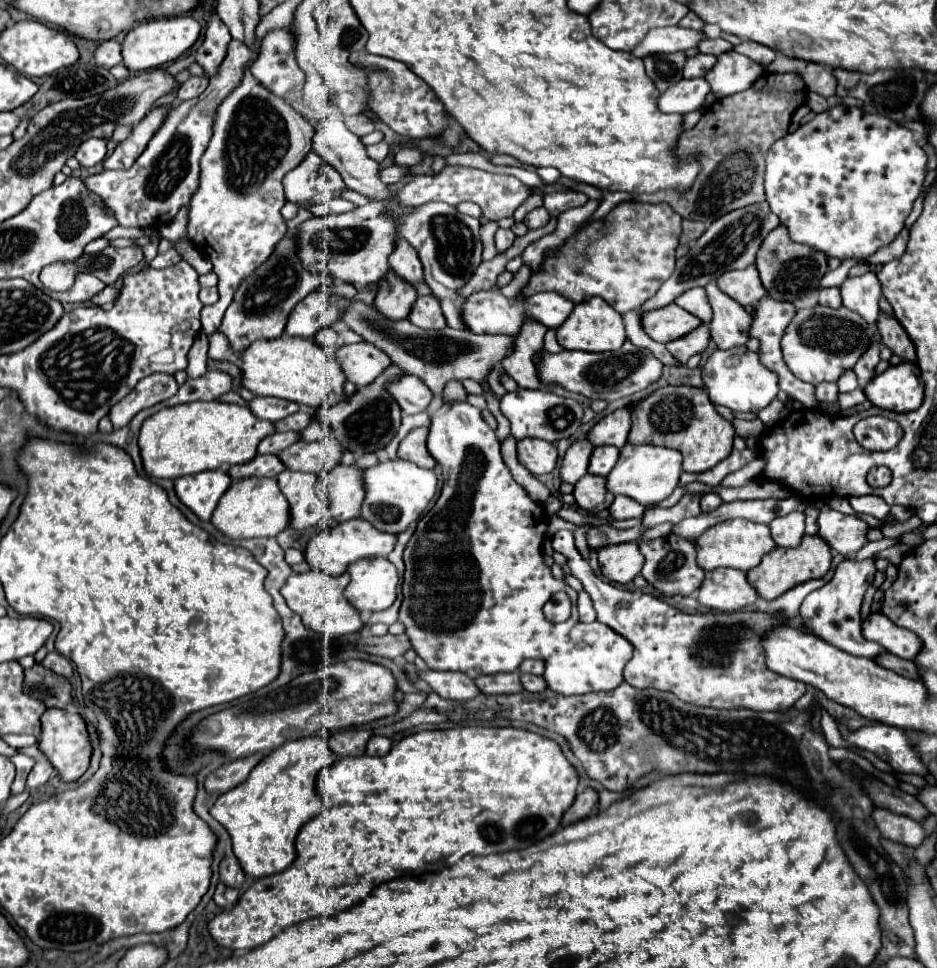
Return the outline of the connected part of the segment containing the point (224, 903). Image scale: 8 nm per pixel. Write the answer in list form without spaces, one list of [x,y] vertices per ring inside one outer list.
[[[218,884],[216,892],[214,892],[214,902],[222,908],[222,910],[230,910],[240,898],[240,890],[236,888],[228,888],[224,884]]]

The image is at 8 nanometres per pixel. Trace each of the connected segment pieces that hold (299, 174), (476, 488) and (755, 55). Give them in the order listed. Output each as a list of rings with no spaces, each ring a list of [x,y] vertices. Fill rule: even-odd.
[[[314,150],[296,166],[288,176],[284,176],[284,190],[286,190],[286,200],[296,202],[296,204],[306,204],[314,196],[314,182],[320,174],[320,168],[326,164],[320,154]]]
[[[468,402],[444,404],[432,416],[428,450],[444,472],[444,486],[440,498],[418,522],[404,550],[404,600],[398,620],[404,624],[412,648],[430,670],[462,672],[470,678],[516,672],[526,658],[546,660],[560,644],[570,640],[570,630],[578,624],[578,594],[566,582],[556,580],[552,570],[544,564],[542,542],[548,530],[544,506],[536,504],[528,492],[514,482],[502,462],[496,432],[482,420],[480,410]],[[560,590],[572,600],[572,616],[564,624],[554,624],[544,618],[542,606]]]
[[[748,40],[740,42],[738,46],[734,46],[734,50],[736,50],[736,52],[744,52],[748,58],[752,58],[752,60],[760,62],[762,66],[766,66],[770,60],[774,60],[774,58],[776,58],[776,52],[774,52],[772,48],[768,48],[768,46],[764,46],[764,44],[748,42]]]

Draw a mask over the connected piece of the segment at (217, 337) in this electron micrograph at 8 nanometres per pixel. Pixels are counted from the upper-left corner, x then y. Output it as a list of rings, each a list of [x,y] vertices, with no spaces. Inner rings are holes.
[[[214,330],[212,336],[208,336],[208,342],[210,342],[210,350],[208,350],[208,356],[214,358],[214,360],[228,360],[228,362],[236,362],[238,360],[238,352],[232,350],[228,338]]]

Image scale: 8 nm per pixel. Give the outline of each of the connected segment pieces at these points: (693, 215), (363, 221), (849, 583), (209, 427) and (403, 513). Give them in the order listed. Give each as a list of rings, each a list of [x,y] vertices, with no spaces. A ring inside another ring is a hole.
[[[768,72],[760,80],[756,80],[748,90],[726,96],[716,100],[700,118],[700,122],[692,128],[682,132],[680,136],[680,146],[678,146],[678,156],[688,158],[692,152],[698,156],[702,162],[702,172],[698,174],[694,186],[686,194],[676,194],[674,190],[658,190],[656,194],[640,194],[634,200],[636,202],[648,202],[648,204],[660,204],[666,202],[674,212],[678,212],[682,218],[688,220],[700,220],[704,224],[710,224],[718,220],[720,216],[762,202],[764,200],[764,156],[768,148],[778,140],[788,134],[788,126],[792,120],[794,110],[804,102],[806,98],[806,82],[800,74],[796,72]]]
[[[370,202],[362,208],[354,208],[352,212],[346,212],[346,214],[330,214],[326,218],[312,216],[310,220],[306,220],[298,226],[296,236],[300,242],[300,258],[302,258],[304,266],[308,266],[308,270],[326,272],[336,280],[350,282],[356,288],[364,288],[364,286],[376,284],[388,276],[388,272],[390,272],[388,258],[390,258],[392,250],[396,248],[400,232],[398,232],[396,216],[390,212],[390,204],[388,202]]]
[[[846,558],[838,564],[832,580],[828,584],[824,584],[820,590],[814,590],[812,594],[808,594],[808,598],[804,600],[804,606],[800,608],[800,616],[802,616],[802,624],[816,636],[820,636],[822,640],[838,646],[840,650],[860,656],[860,658],[868,658],[868,660],[876,660],[882,652],[884,646],[880,646],[878,642],[870,642],[864,640],[862,632],[860,632],[860,604],[864,598],[866,588],[872,584],[874,574],[876,574],[876,566],[874,566],[876,558],[866,558],[866,560],[852,560]]]
[[[190,402],[190,404],[180,404],[172,408],[164,408],[150,418],[144,420],[138,436],[138,446],[140,446],[140,456],[144,462],[144,470],[152,478],[178,478],[186,474],[196,474],[204,470],[216,470],[216,468],[226,468],[222,464],[244,464],[256,456],[256,446],[258,442],[266,436],[272,434],[274,426],[272,422],[264,422],[256,418],[248,406],[238,406],[238,404],[224,404],[224,402]]]
[[[400,458],[380,462],[376,466],[366,468],[362,482],[364,482],[366,496],[362,502],[360,518],[376,526],[380,532],[388,532],[388,534],[400,534],[408,528],[410,522],[418,520],[426,512],[430,500],[436,494],[436,486],[438,486],[438,480],[432,470],[424,470]]]

